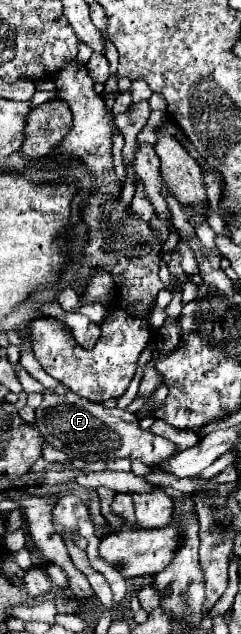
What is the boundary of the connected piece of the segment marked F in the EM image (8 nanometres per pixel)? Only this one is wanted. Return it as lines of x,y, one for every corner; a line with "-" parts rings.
66,386
44,392
42,404
36,408
36,428
48,444
66,452
70,458
82,460
114,460
114,458
140,458
148,466
162,466
178,454
176,446
162,436
142,430
138,418
128,410
106,408
92,400
84,400

